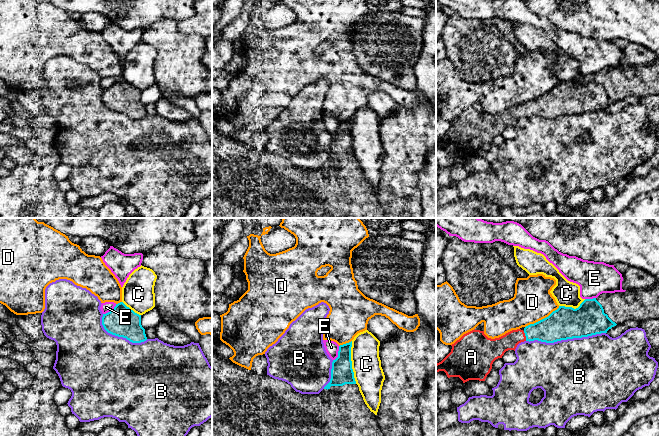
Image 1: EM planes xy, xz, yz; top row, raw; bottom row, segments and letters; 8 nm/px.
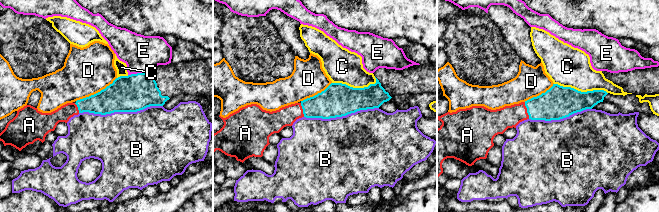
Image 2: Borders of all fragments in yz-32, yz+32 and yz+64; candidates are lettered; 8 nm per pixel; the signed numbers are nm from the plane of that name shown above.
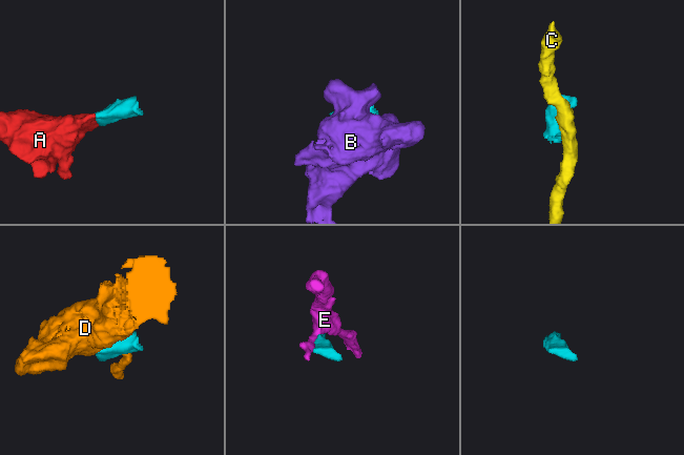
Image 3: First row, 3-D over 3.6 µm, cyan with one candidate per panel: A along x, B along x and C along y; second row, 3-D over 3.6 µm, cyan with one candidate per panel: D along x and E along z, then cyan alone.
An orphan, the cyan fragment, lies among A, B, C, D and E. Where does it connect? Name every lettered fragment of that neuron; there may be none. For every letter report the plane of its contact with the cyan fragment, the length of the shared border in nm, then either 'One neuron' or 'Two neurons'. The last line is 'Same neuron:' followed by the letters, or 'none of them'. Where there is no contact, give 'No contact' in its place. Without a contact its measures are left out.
A: Touches cyan in yz. Shared border 80 nm. One neuron
B: Touches cyan in yz. Shared border 650 nm. Two neurons
C: Touches cyan in xz. Shared border 340 nm. Two neurons
D: Touches cyan in yz. Shared border 320 nm. Two neurons
E: Touches cyan in xy. Shared border 140 nm. Two neurons
Same neuron: A

